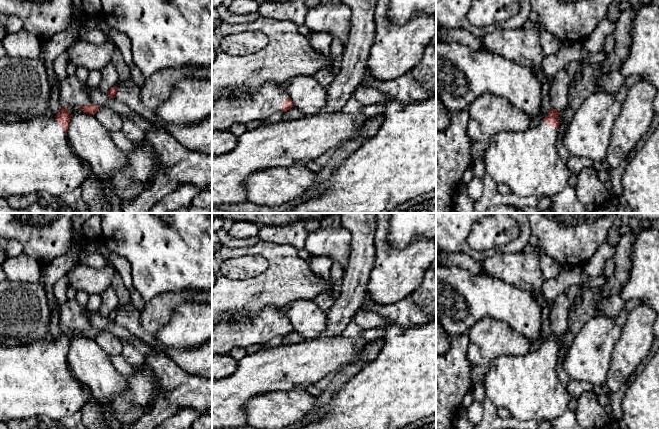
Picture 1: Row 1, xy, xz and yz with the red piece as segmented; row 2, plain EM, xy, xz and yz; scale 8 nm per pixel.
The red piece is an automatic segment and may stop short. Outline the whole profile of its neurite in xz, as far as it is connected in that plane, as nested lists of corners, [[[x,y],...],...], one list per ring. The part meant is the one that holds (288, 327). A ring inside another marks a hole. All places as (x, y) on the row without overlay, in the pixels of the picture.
[[[265,307],[254,317],[232,321],[224,314],[212,325],[212,354],[228,354],[233,348],[261,347],[275,336],[294,331],[287,313],[280,307]]]

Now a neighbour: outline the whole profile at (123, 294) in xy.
[[[115,270],[111,286],[116,290],[118,298],[119,298],[119,304],[118,306],[124,306],[128,304],[130,301],[130,294],[128,289],[123,284],[123,280],[118,273],[117,270]]]

